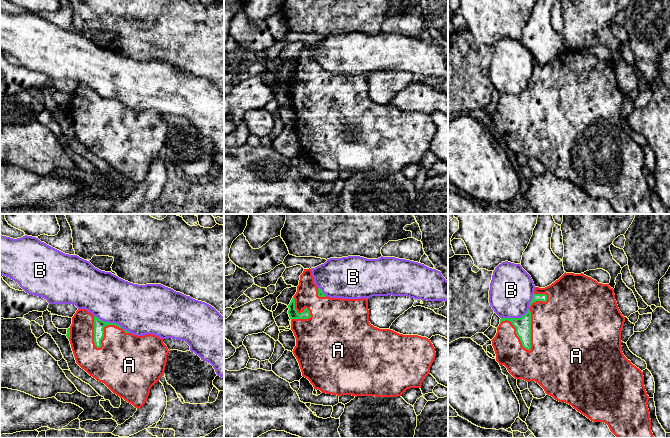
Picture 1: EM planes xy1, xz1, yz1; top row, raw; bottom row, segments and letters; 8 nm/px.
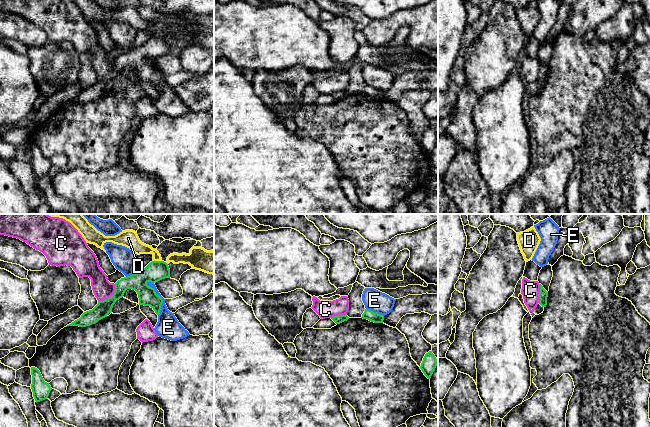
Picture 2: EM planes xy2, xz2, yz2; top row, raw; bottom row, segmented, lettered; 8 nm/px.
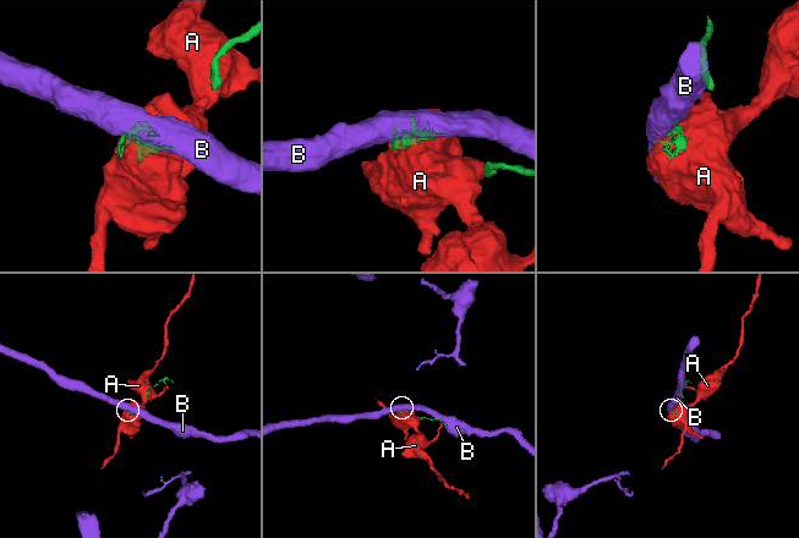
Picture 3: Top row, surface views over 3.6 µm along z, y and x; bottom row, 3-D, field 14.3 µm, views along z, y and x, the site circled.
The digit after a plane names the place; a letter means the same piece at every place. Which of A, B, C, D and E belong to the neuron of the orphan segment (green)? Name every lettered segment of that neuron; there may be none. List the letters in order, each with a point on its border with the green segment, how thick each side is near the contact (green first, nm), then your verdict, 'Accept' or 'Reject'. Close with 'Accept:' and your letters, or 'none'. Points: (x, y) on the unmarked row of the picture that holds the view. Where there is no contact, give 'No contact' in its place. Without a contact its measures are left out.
A: Touches green at yz1 (530, 93). Thickness 130 nm (green) against 460 nm. Accept
B: Touches green at yz1 (524, 91). Thickness 130 nm (green) against 360 nm. Reject
C: Touches green at xy2 (111, 72). Thickness 140 nm (green) against 160 nm. Reject
D: Touches green at xy2 (158, 37). Thickness 160 nm (green) against 110 nm. Reject
E: Touches green at xy2 (160, 73). Thickness 160 nm (green) against 190 nm. Reject
Accept: A

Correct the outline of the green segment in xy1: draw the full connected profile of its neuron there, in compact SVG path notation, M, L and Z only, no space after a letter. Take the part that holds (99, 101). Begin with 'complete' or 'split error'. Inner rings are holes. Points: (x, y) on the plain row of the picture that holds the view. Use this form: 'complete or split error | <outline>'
split error | M78 85L66 112L76 139L137 185L145 180L151 163L164 151L169 126L156 111L137 112L118 100L100 96L86 85Z

